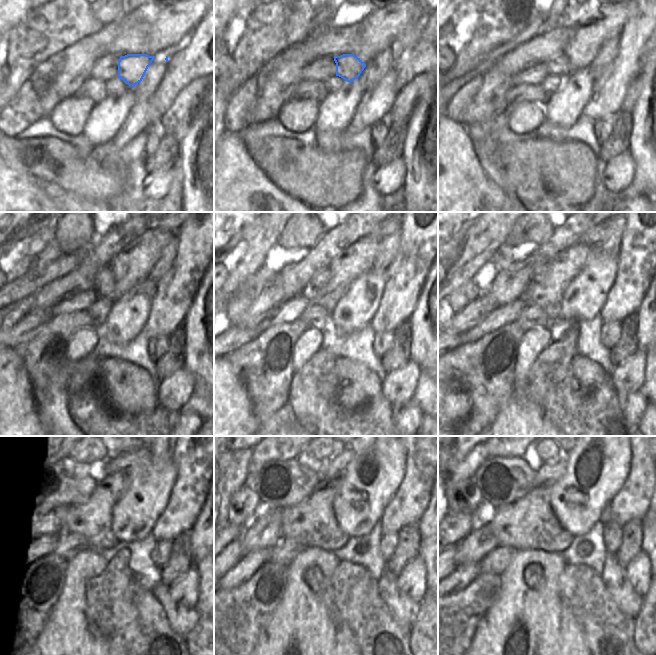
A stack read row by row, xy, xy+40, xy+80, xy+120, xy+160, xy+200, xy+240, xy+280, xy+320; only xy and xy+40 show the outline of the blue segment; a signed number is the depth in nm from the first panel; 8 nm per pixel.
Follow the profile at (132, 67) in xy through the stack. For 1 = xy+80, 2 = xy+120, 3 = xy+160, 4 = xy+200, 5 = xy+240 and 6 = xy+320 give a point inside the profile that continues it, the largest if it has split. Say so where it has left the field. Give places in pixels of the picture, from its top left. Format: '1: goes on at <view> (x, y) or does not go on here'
1: goes on at xy+80 (560, 64)
2: goes on at xy+120 (104, 279)
3: goes on at xy+160 (320, 279)
4: goes on at xy+200 (540, 270)
5: goes on at xy+240 (66, 483)
6: goes on at xy+320 (501, 481)

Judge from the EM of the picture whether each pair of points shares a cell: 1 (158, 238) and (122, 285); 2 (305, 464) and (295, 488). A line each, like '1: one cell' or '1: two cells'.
1: one cell
2: one cell

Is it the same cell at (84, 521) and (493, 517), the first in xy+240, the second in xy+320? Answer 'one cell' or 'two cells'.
one cell

